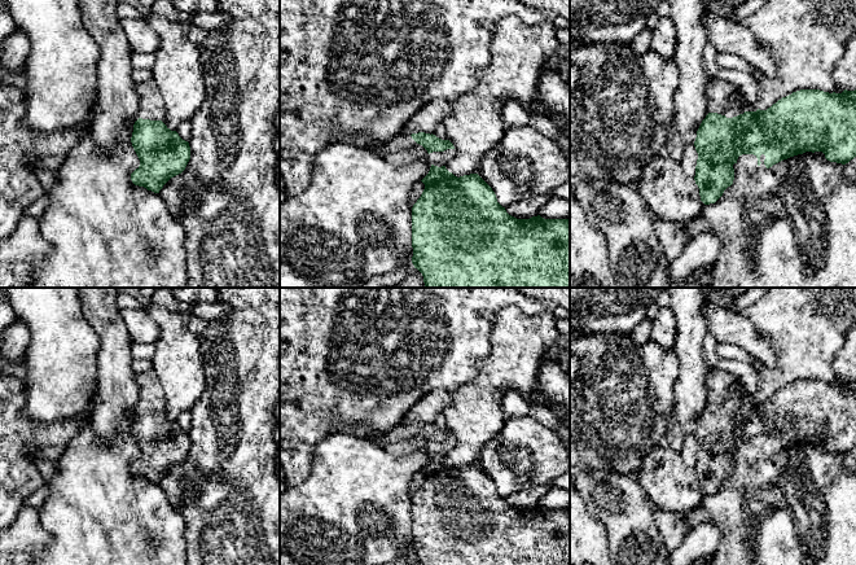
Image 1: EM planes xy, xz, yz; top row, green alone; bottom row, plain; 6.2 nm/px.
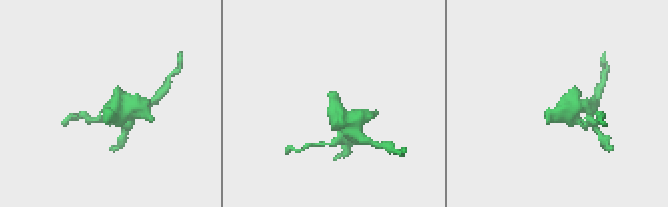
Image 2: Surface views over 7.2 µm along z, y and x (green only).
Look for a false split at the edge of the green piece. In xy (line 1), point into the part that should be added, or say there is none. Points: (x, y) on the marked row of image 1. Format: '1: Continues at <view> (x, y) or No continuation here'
1: Continues at xy (152, 105)

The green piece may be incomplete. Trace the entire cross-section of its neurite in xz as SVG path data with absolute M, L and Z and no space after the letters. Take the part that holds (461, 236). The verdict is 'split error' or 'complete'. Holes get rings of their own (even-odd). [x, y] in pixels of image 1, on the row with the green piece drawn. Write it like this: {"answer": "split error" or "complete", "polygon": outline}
{"answer": "split error", "polygon": "M351 132L335 136L330 143L337 141L369 149L381 157L408 149L417 143L430 154L430 171L421 180L425 189L412 207L412 263L422 273L426 288L570 288L570 218L544 219L537 215L517 219L509 215L497 202L492 188L478 174L457 178L445 168L447 162L455 156L455 146L449 140L418 132L399 133L382 144L376 144L369 141L364 132Z"}

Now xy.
{"answer": "split error", "polygon": "M154 80L135 83L140 97L140 118L133 124L132 146L140 166L131 174L135 185L159 193L163 185L181 174L189 159L189 143L163 122L163 97Z"}

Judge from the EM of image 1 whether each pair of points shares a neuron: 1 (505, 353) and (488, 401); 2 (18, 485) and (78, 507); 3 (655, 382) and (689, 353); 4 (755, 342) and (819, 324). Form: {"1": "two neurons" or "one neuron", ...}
{"1": "one neuron", "2": "two neurons", "3": "two neurons", "4": "two neurons"}

